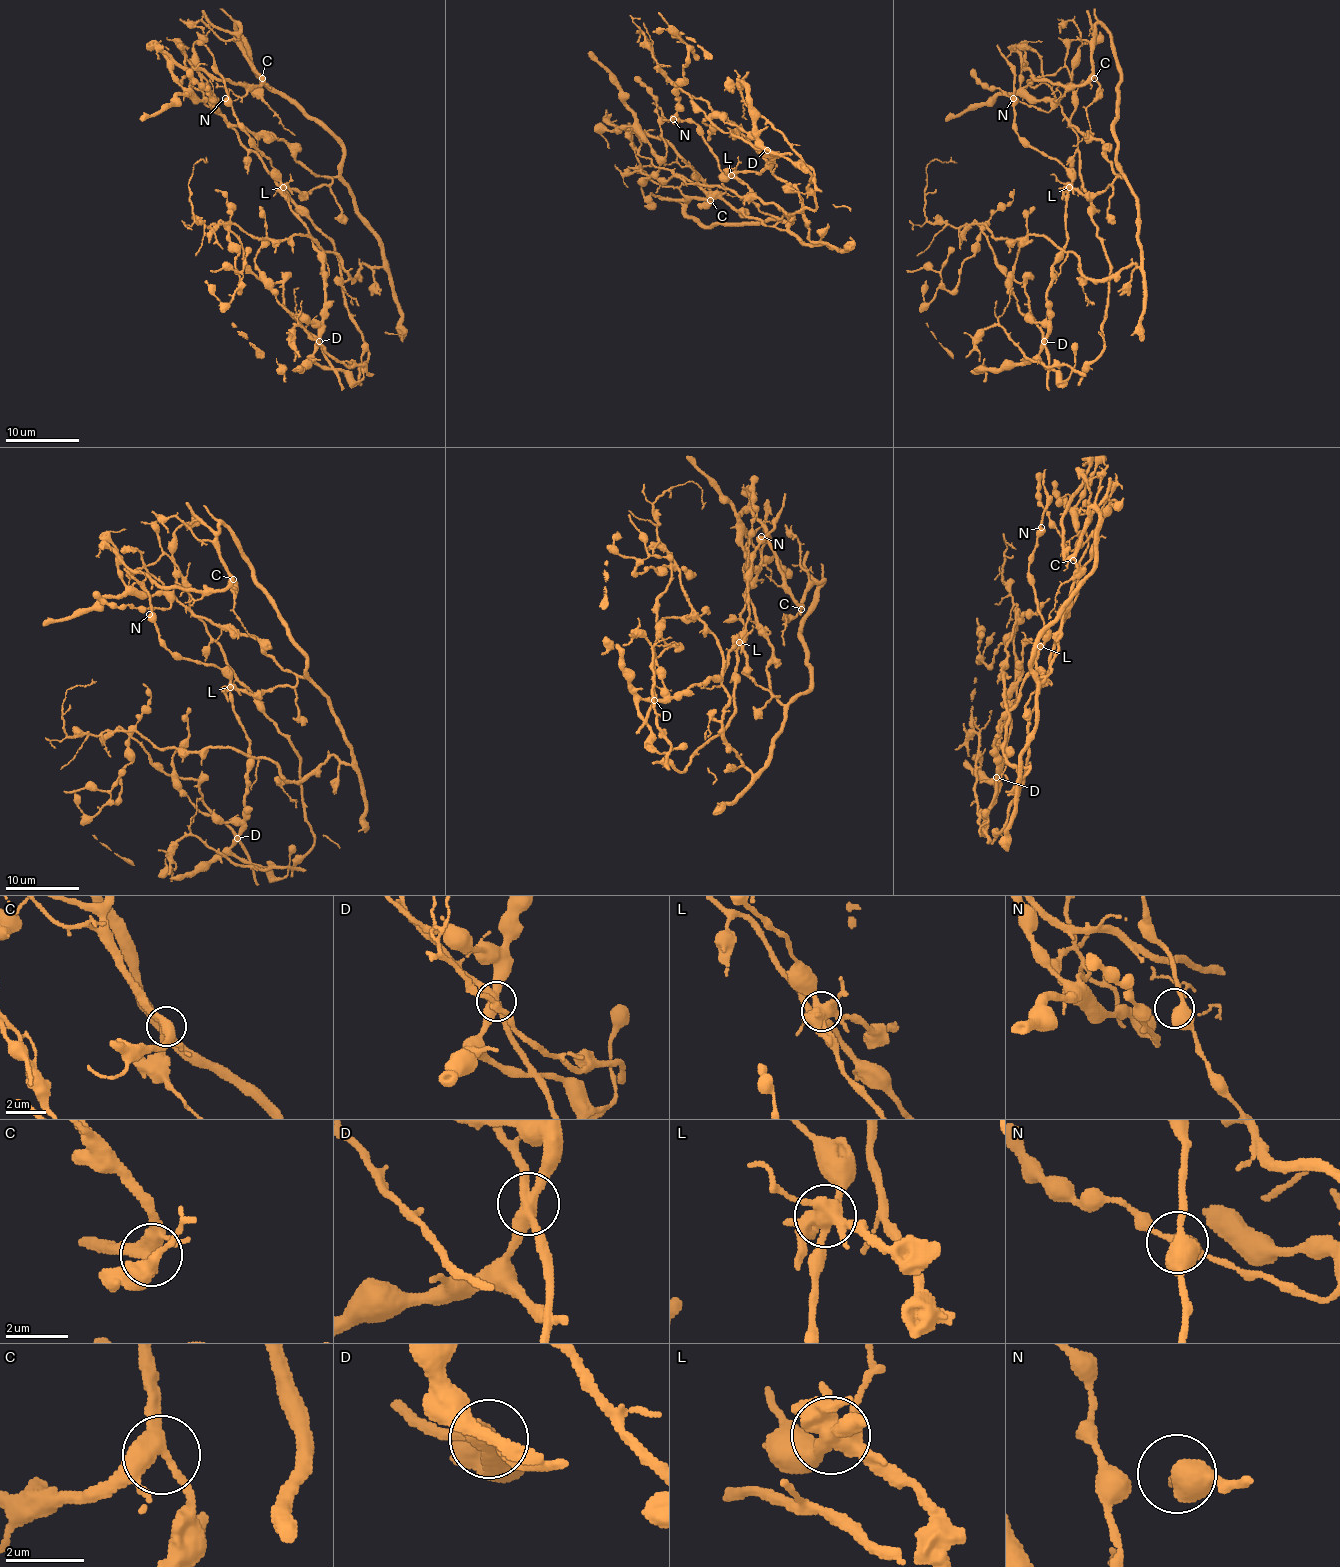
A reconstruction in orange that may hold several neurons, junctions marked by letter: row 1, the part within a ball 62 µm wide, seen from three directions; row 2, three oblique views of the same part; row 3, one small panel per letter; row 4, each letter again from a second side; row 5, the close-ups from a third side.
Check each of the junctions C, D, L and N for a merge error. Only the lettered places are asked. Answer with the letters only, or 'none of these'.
D, L

